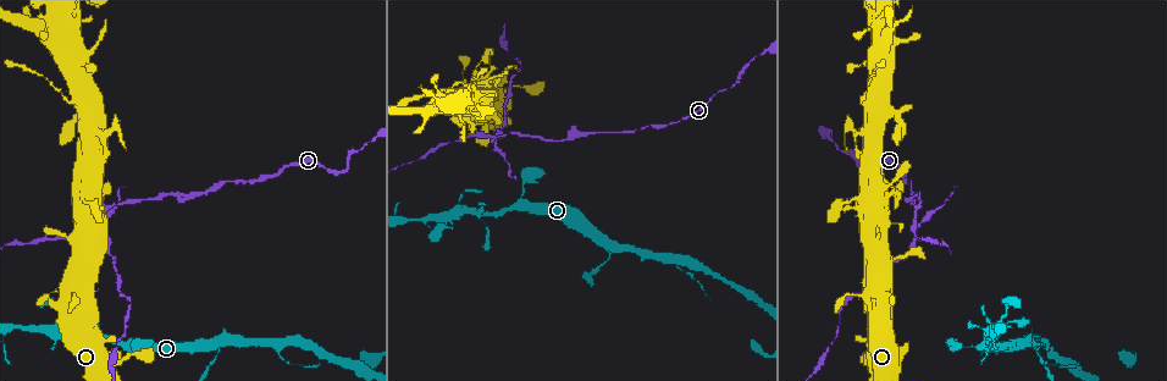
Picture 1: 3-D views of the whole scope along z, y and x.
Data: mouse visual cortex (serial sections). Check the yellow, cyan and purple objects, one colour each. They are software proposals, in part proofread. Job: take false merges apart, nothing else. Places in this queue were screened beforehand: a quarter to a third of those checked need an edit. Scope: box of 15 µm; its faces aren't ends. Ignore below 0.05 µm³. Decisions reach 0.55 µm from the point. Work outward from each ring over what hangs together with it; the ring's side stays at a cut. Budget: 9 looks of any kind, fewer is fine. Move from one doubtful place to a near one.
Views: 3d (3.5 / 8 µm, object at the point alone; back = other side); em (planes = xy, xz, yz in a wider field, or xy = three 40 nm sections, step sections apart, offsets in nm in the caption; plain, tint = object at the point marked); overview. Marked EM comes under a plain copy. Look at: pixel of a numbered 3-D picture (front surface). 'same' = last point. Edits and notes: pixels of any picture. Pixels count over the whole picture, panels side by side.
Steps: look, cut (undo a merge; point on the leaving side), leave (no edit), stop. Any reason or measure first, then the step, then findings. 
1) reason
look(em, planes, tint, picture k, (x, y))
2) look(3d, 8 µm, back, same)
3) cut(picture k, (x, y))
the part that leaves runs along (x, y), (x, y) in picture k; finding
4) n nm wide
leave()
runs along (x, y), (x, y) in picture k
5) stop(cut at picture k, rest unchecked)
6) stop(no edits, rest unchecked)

abrupt turn
look(3d, 3.5 µm, picture 1, (1025, 340))

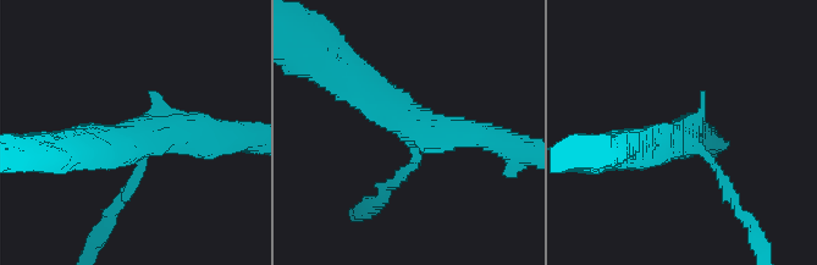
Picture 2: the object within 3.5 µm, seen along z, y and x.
look(em, xy, step 5, tint, picture 2, (685, 137))

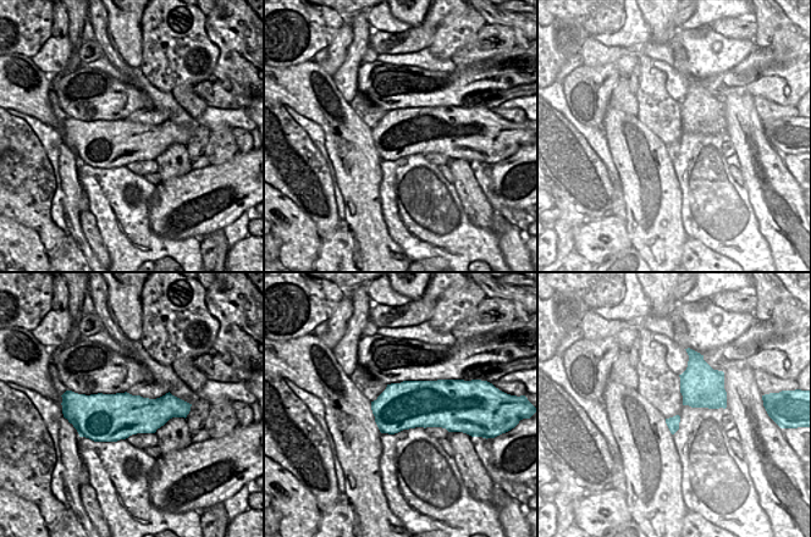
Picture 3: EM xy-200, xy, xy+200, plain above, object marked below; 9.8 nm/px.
leave()
runs along (353, 77), (417, 131), (500, 143) in picture 2; one cell here

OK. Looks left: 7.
abrupt turn
look(3d, 3.5 µm, picture 1, (873, 294))

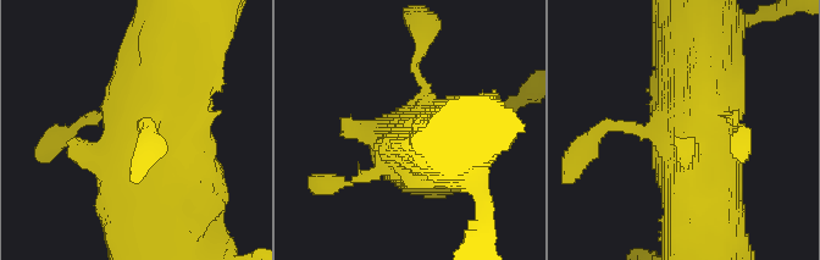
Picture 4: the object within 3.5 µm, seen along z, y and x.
shape alone is not enough
look(em, xy, step 5, tint, picture 4, (673, 129))

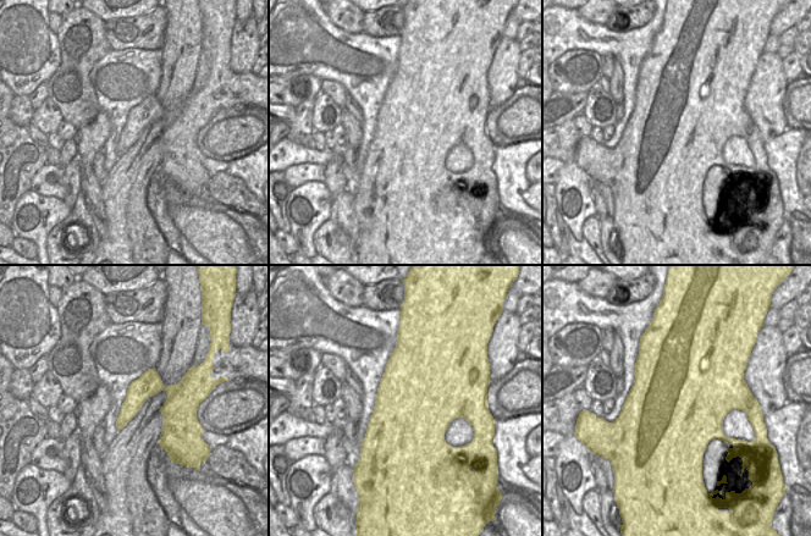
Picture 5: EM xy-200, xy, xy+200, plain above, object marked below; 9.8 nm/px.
leave()
one cell here

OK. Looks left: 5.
four or more arms meet
look(3d, 3.5 µm, picture 1, (489, 134))

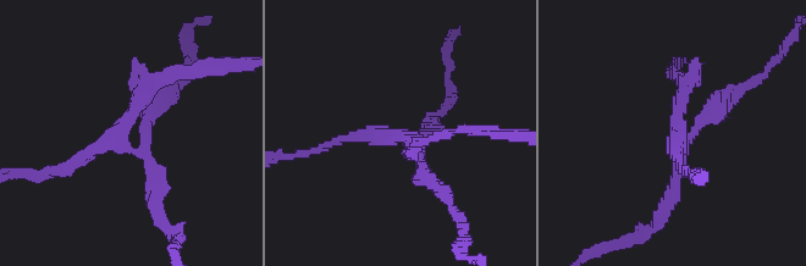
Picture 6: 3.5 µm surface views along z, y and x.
4 arms; arms of 150, 150, 150, 250 nm
look(em, xy, step 2, tint, picture 6, (396, 136))

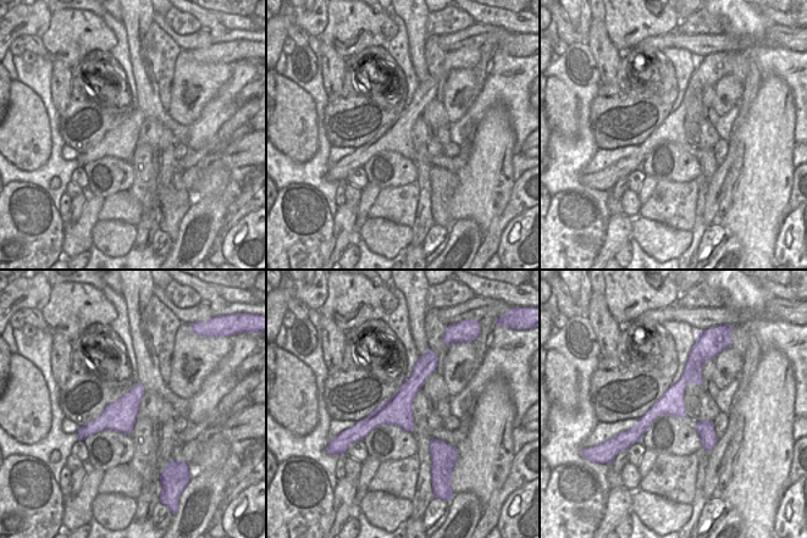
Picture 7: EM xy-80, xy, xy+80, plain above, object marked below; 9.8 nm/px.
cut(picture 6, (672, 190))
the part that leaves runs along (138, 147), (175, 240) in picture 6; two cells meet here

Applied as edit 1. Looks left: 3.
look(overview)

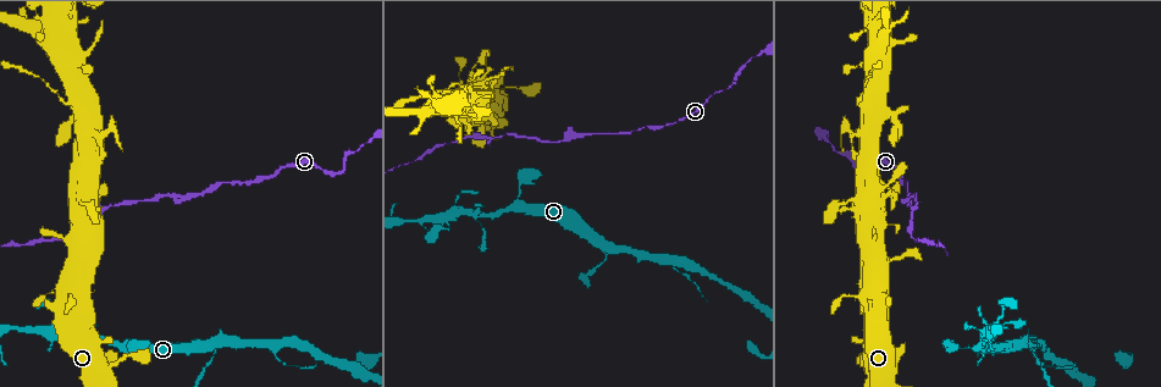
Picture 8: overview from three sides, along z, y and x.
abrupt turn
look(3d, 3.5 µm, picture 8, (341, 171))

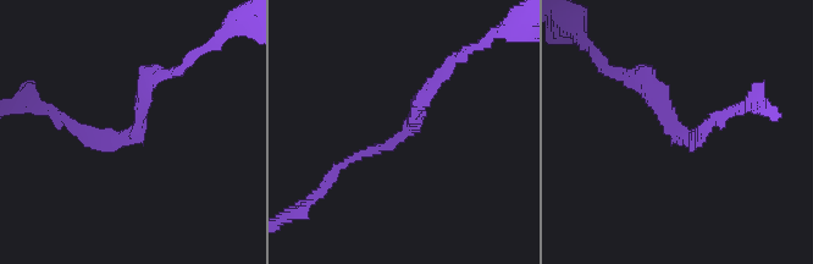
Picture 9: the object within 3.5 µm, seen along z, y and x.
look(em, xy, step 2, tint, picture 9, (684, 135))

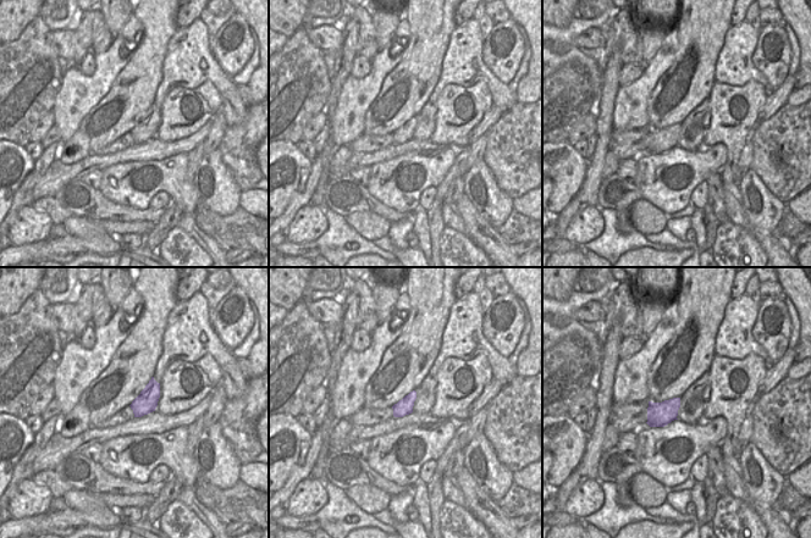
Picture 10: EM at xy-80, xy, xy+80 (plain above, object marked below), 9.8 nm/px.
leave()
one cell here

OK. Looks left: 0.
stop(cut at picture 6, rest unchecked)

